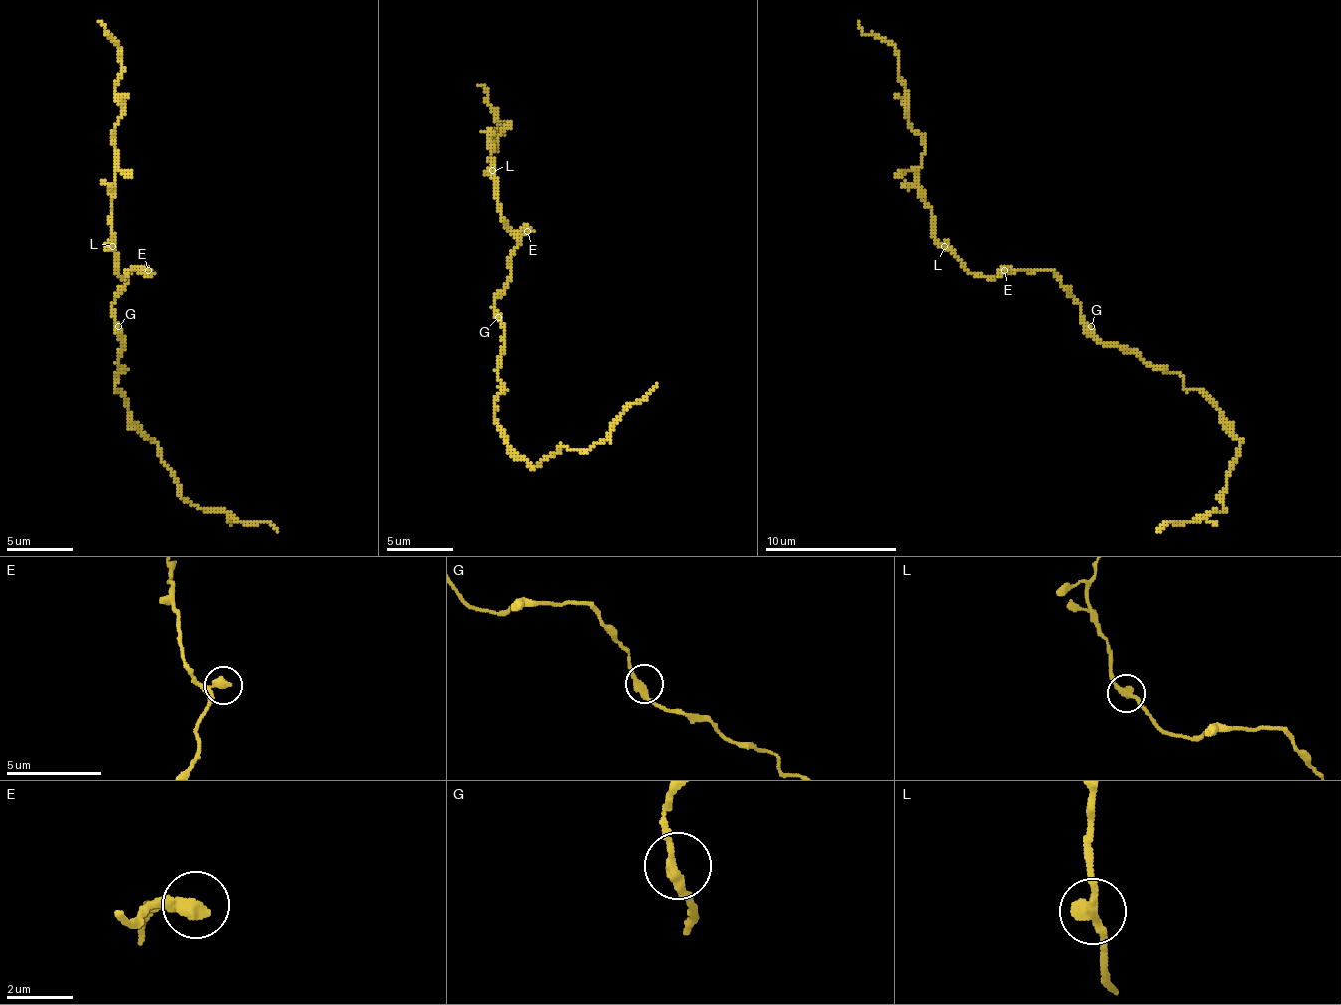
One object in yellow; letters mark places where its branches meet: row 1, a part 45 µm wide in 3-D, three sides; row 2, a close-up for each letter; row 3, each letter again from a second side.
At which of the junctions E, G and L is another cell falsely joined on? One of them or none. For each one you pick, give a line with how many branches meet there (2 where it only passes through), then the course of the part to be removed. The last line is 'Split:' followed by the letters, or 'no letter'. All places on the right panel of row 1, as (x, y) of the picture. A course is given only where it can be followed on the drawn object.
Split: no letter

